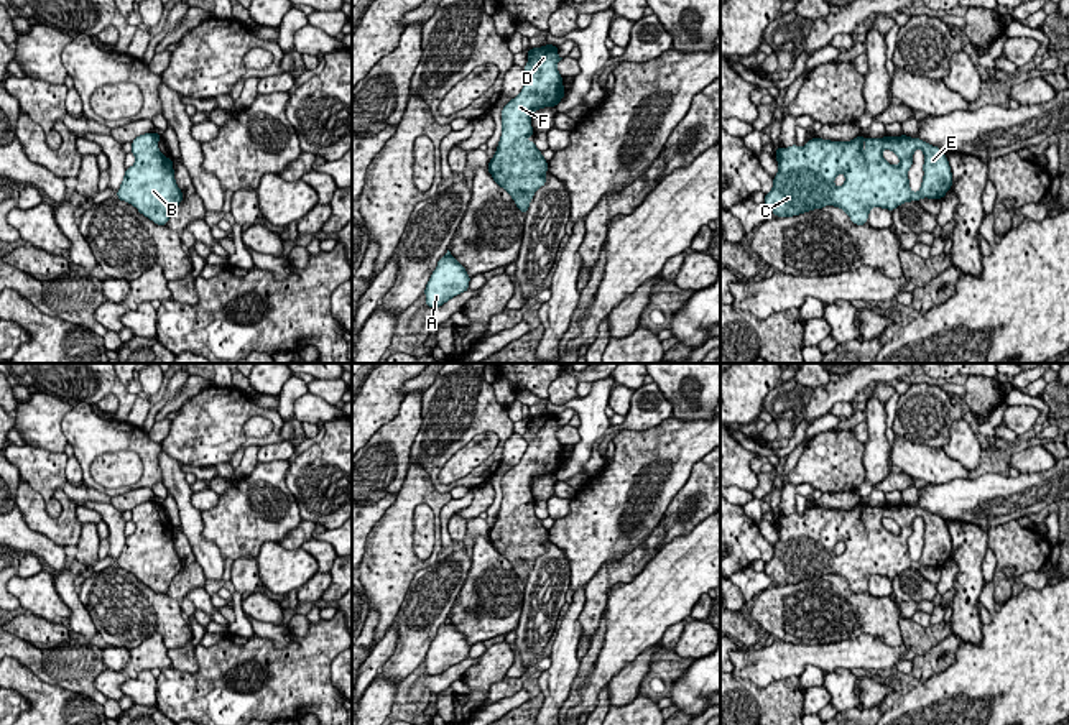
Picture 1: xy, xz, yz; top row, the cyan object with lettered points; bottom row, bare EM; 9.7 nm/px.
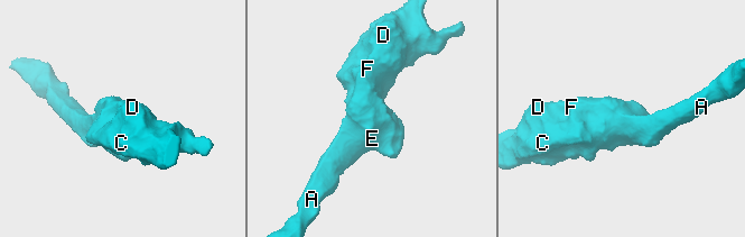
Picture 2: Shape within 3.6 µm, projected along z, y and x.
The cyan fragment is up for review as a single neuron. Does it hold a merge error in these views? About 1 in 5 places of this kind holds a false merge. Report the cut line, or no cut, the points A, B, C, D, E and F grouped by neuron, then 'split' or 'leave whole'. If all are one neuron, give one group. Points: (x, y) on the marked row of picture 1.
no cut | A B C D E F | leave whole

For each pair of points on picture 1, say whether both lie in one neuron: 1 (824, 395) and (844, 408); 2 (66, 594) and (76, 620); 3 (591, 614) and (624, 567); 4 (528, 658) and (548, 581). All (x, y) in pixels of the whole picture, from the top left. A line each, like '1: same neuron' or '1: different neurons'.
1: different neurons
2: same neuron
3: same neuron
4: same neuron

